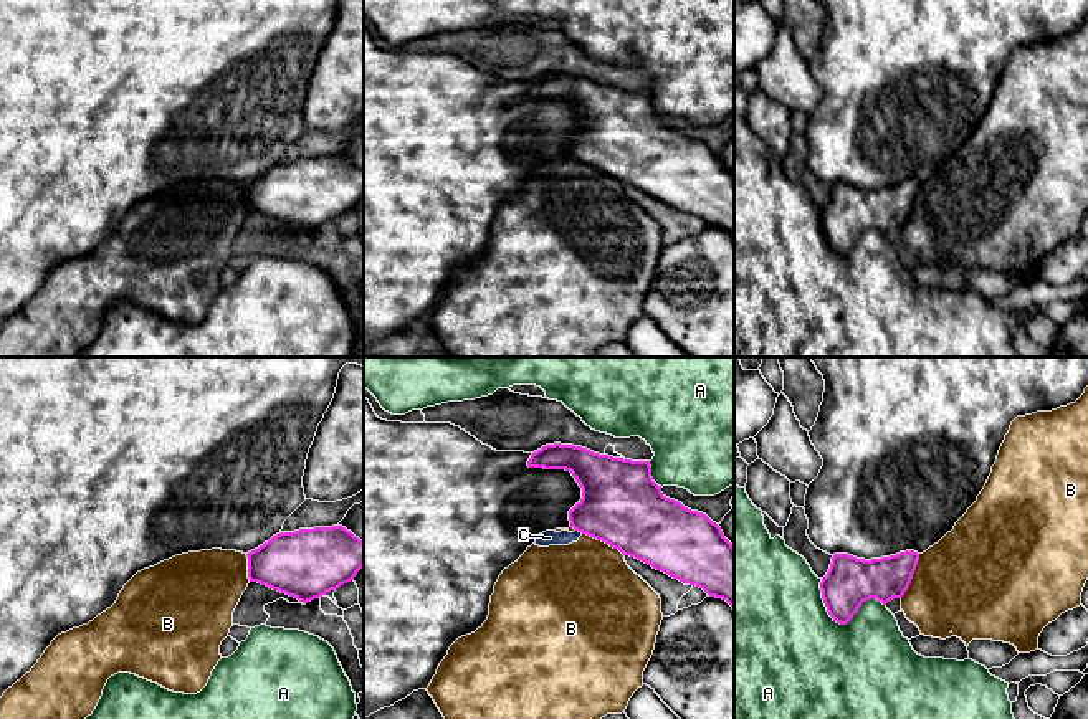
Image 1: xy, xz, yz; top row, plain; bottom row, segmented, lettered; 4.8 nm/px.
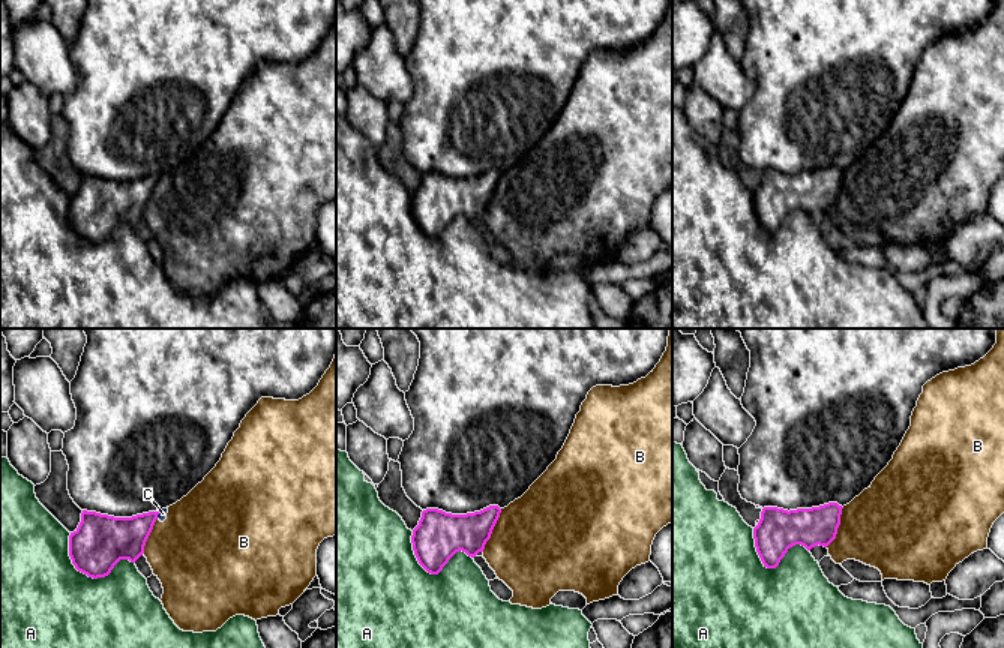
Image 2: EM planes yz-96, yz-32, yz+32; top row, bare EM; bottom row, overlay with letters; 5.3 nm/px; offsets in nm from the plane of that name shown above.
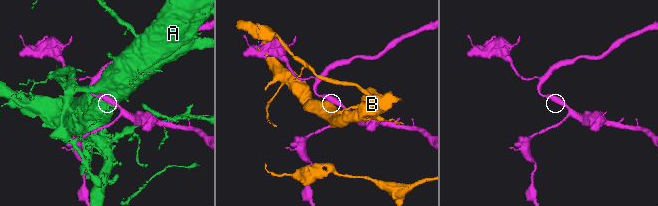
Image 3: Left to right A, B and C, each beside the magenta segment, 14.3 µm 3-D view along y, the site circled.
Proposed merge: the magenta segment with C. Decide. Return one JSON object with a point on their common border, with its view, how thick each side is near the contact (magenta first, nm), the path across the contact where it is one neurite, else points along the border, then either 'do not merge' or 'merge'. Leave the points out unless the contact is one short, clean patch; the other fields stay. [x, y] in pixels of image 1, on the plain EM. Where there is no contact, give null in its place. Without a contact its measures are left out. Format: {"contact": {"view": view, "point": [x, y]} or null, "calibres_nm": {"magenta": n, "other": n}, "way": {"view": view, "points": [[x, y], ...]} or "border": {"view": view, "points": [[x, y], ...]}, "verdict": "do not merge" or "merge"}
{"contact": {"view": "xz", "point": [579, 161]}, "calibres_nm": {"magenta": 400, "other": 80}, "border": {"view": "xz", "points": [[576, 159], [582, 162]]}, "verdict": "do not merge"}

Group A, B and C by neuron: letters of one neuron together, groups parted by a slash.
A / B C

